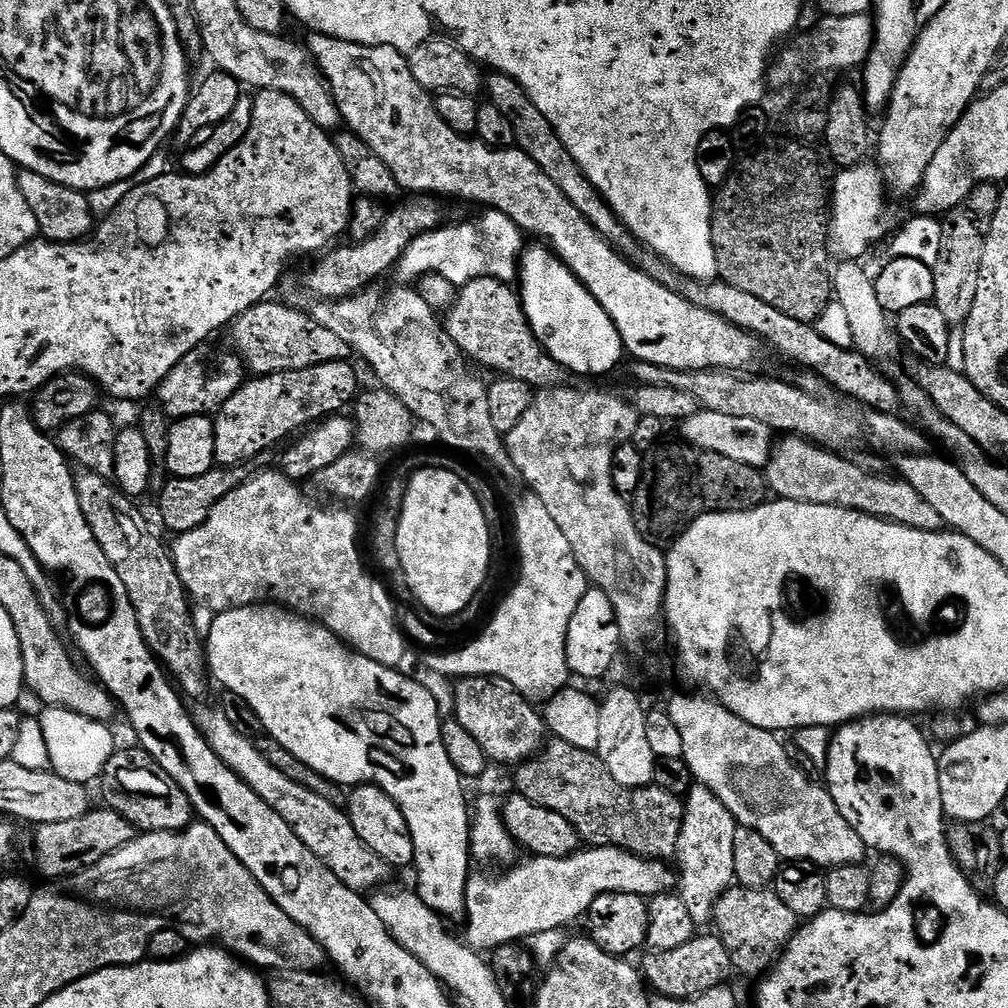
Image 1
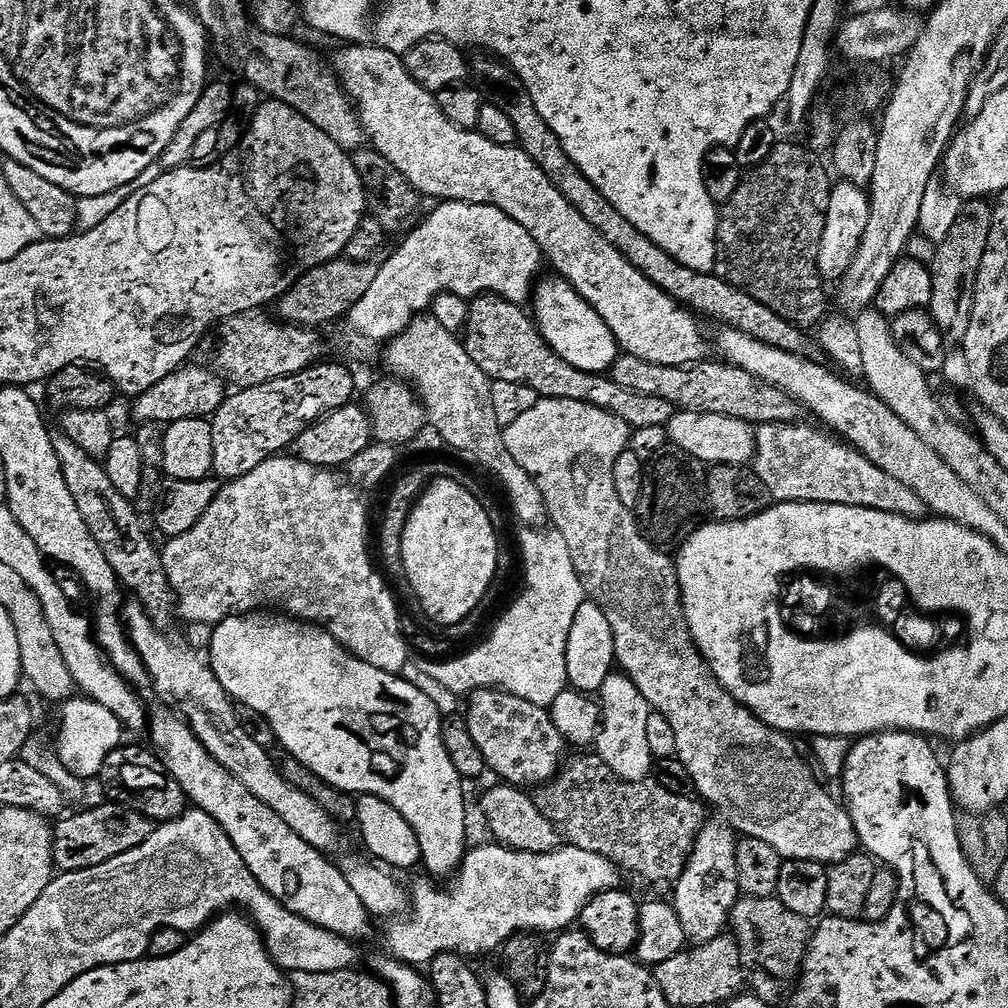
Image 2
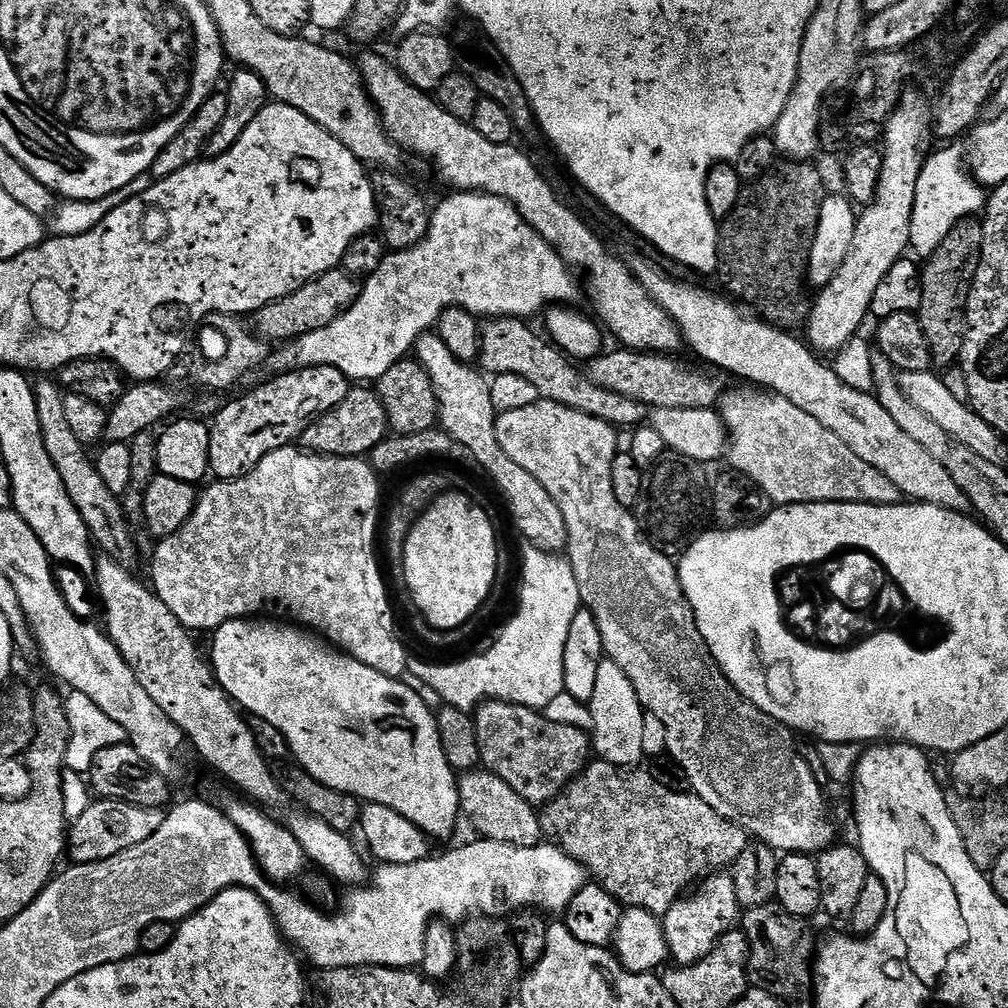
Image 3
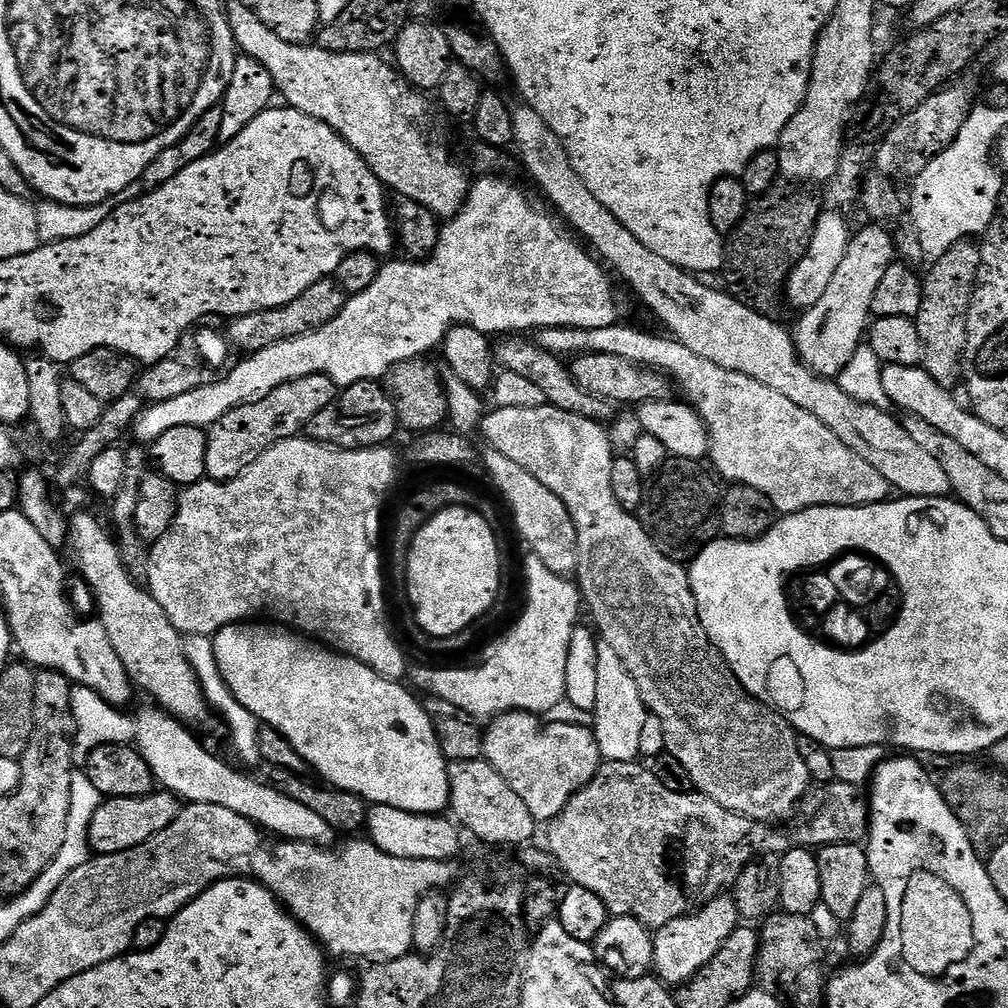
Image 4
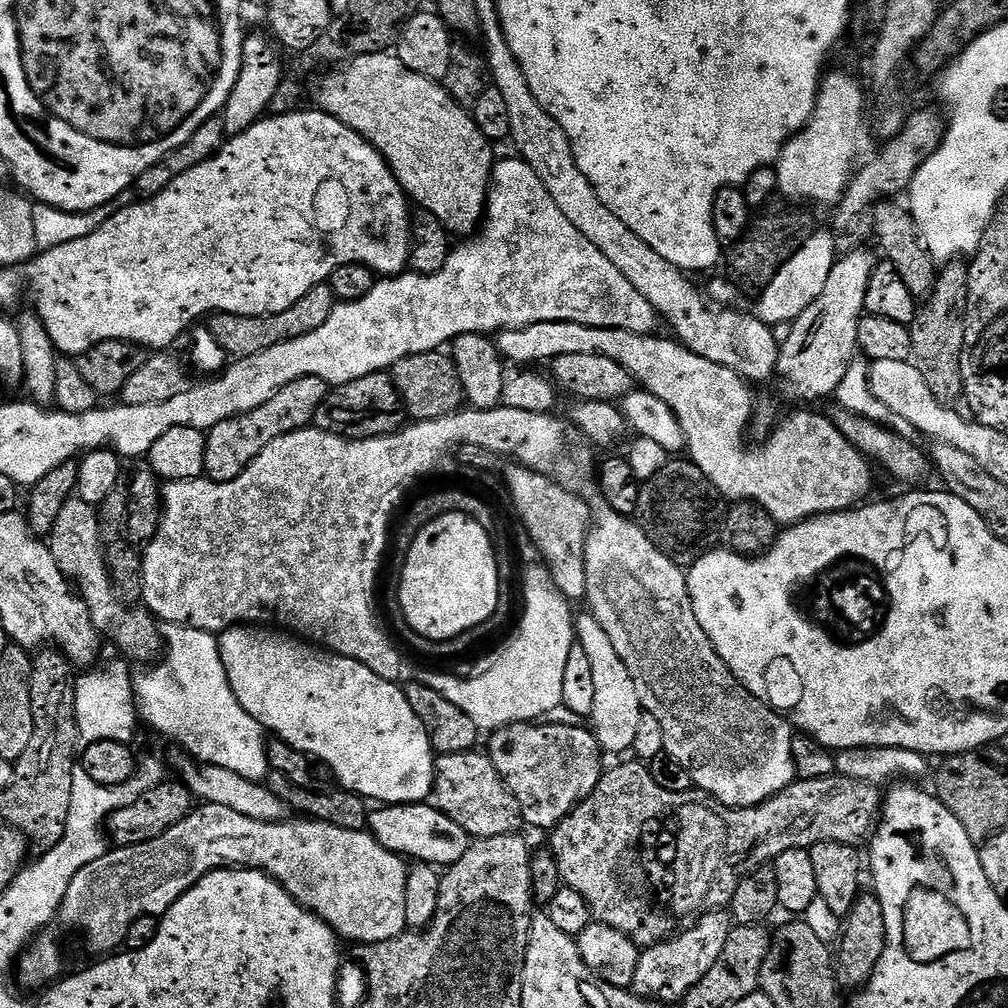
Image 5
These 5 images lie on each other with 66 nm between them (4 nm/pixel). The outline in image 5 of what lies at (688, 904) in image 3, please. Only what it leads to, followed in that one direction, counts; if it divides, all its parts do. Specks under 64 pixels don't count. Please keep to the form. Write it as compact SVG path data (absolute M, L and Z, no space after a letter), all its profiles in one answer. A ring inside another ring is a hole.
M727 911L705 912L695 924L677 932L669 940L643 949L632 988L650 1000L661 1000L666 1006L679 1005L685 994L702 982L702 976L710 966L718 962L718 954L726 950L733 927L734 921Z

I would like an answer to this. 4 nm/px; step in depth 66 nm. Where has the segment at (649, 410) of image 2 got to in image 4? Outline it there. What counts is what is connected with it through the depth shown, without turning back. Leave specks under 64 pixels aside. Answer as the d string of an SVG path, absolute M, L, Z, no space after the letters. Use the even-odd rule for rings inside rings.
M512 334L501 340L504 341L501 344L497 343L494 348L495 363L503 371L523 374L528 381L534 382L540 387L542 394L546 394L548 403L554 405L558 410L566 410L566 414L578 414L582 418L601 422L608 422L608 419L618 412L617 405L612 404L609 400L603 400L582 390L582 386L578 386L578 382L574 382L571 367L561 357L550 354L540 347L539 343L532 341L531 344L528 341L531 339L520 334Z

